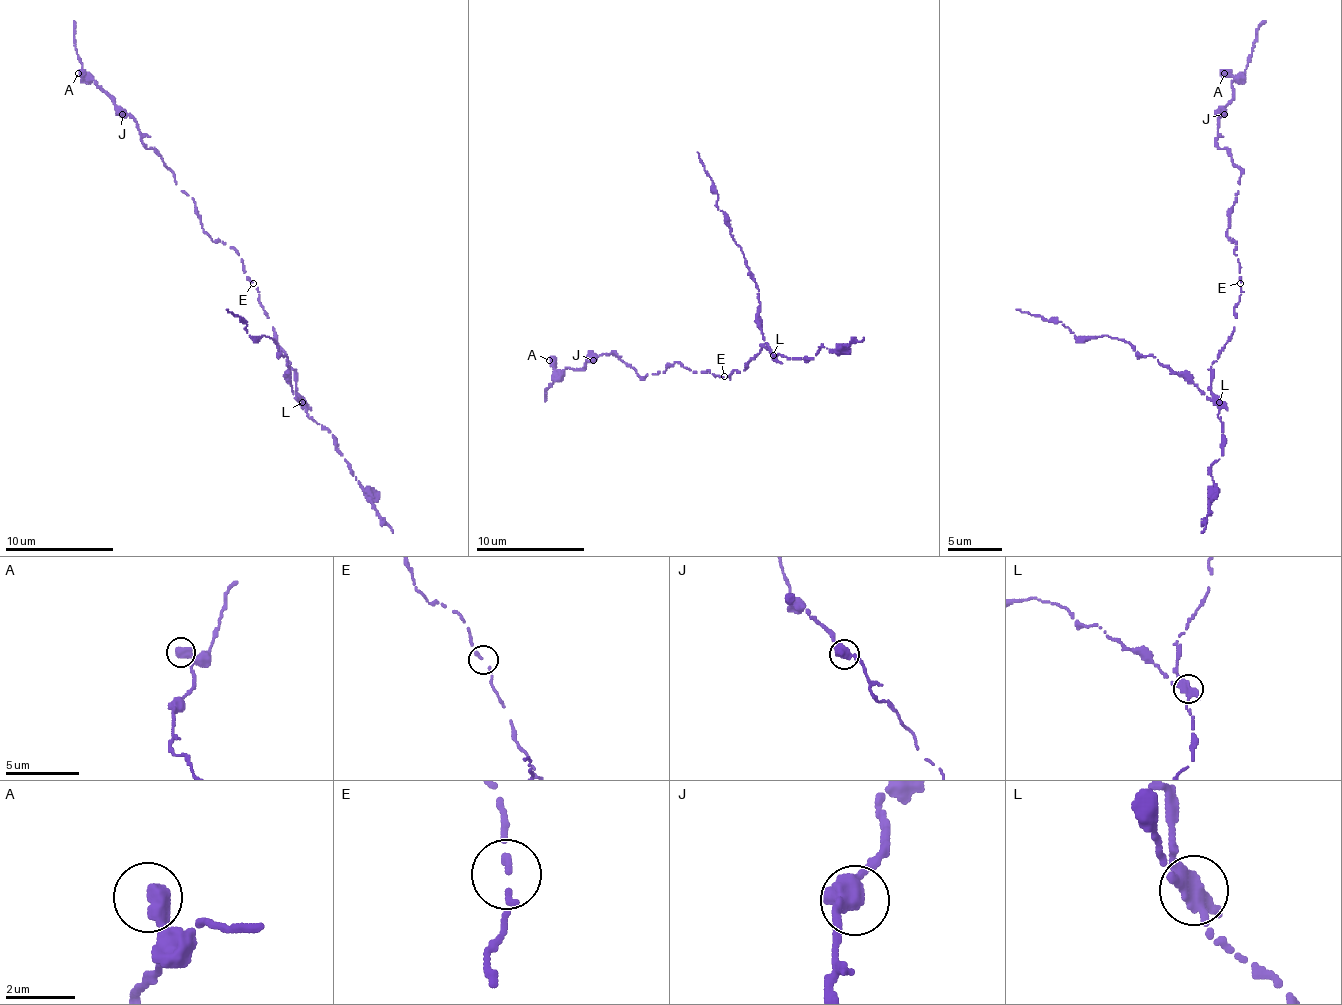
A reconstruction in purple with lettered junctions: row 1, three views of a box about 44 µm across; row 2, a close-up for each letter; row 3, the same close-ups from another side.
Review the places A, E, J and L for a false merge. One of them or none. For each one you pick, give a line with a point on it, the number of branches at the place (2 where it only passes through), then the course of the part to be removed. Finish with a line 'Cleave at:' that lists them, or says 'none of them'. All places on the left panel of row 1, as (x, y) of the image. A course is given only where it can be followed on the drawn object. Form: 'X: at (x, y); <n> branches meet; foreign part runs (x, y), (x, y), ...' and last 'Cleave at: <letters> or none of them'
L: at (302, 402); 3 branches meet; foreign part runs (302, 402), (291, 389), (288, 356), (275, 340), (253, 337), (245, 329), (247, 321), (226, 310)
Cleave at: L

